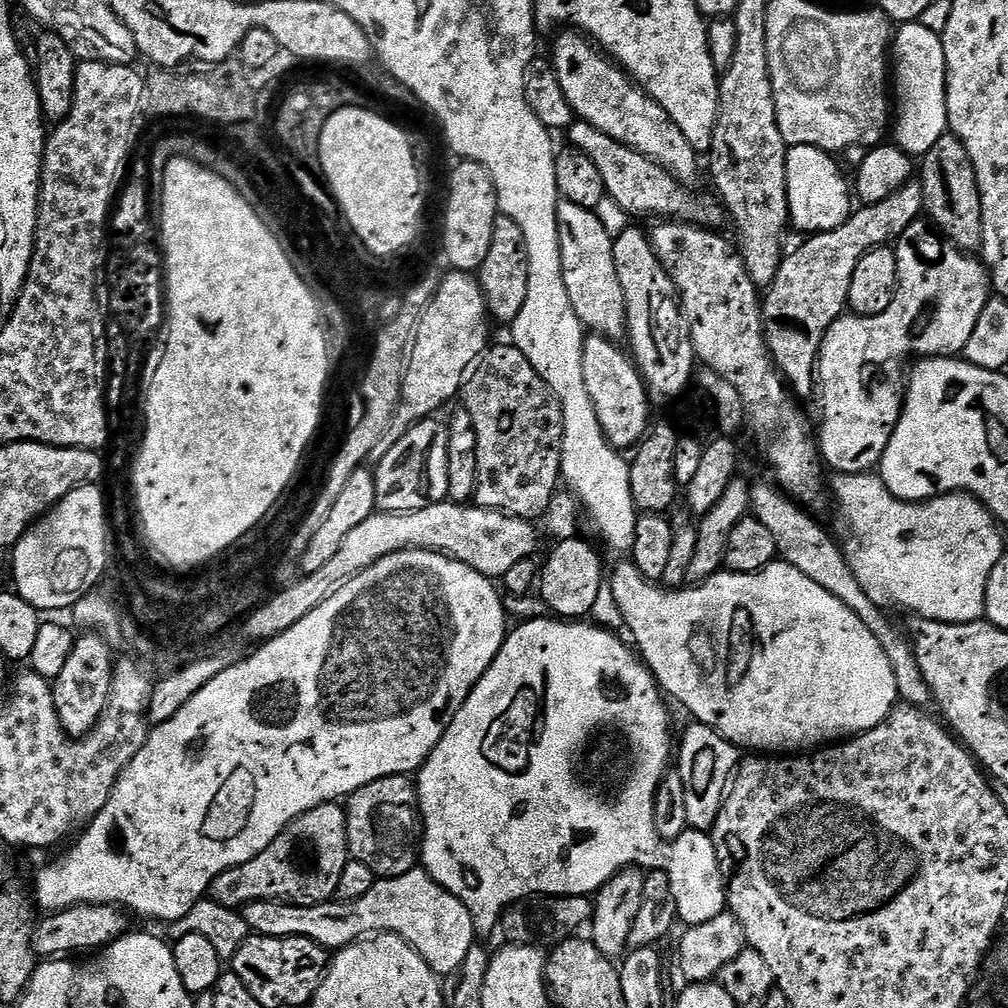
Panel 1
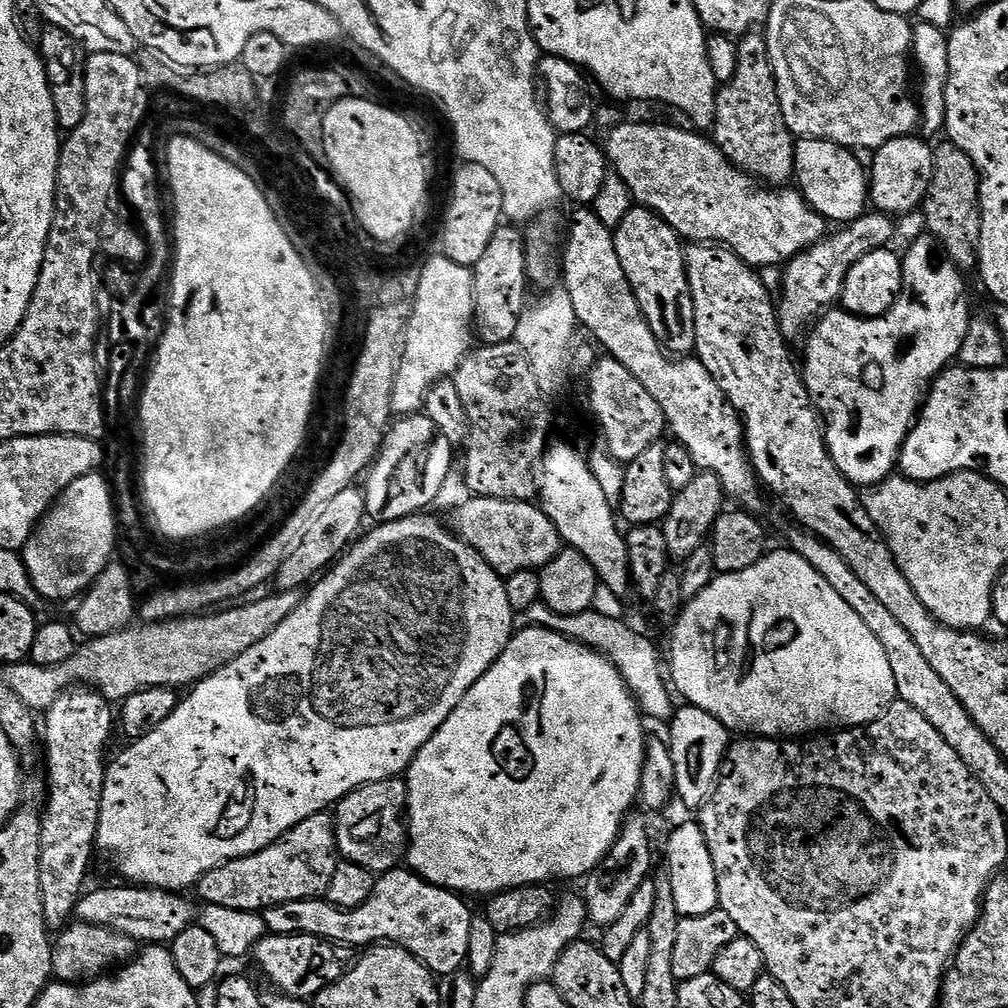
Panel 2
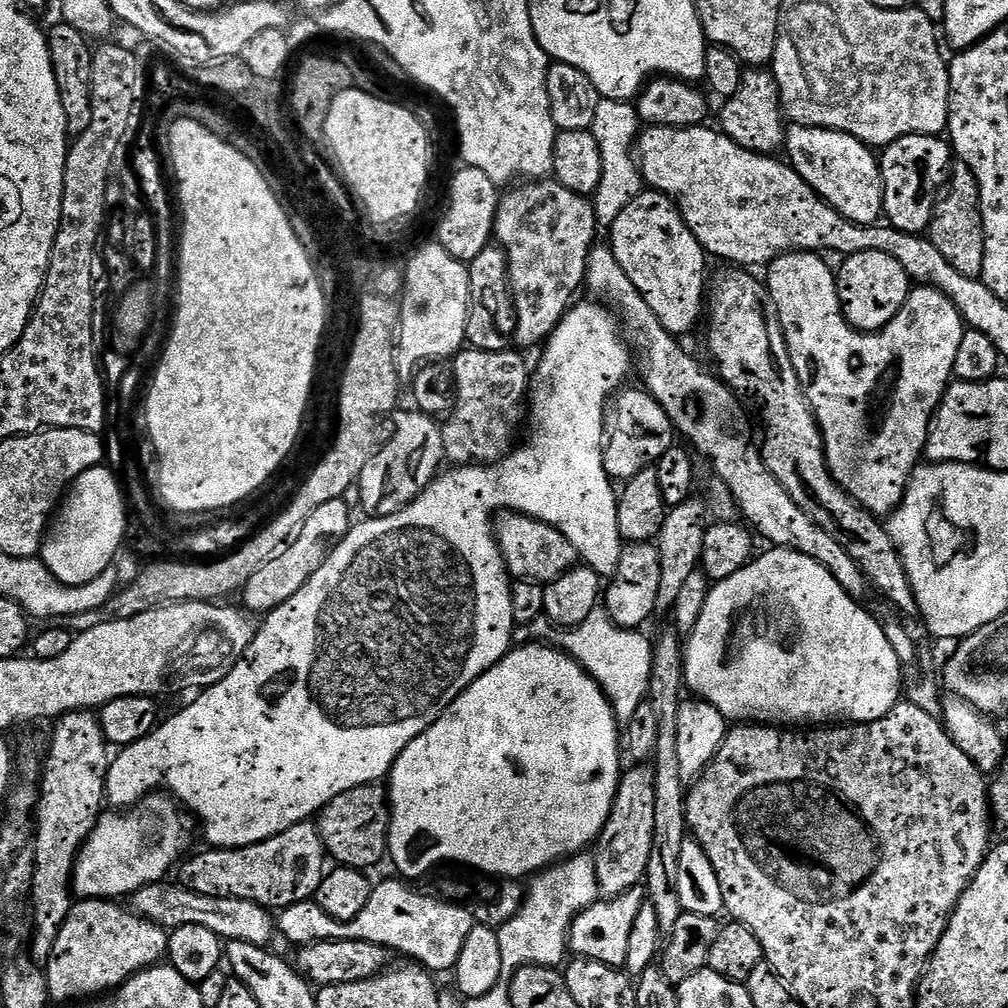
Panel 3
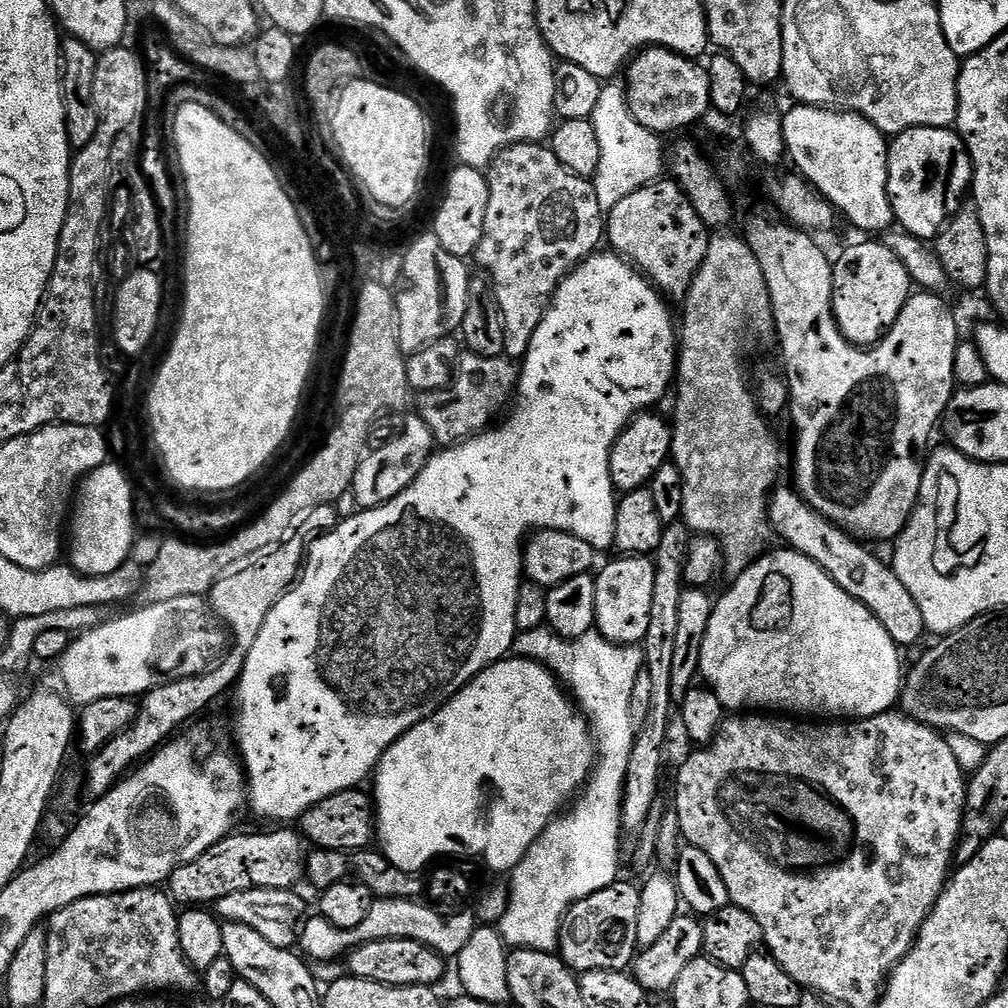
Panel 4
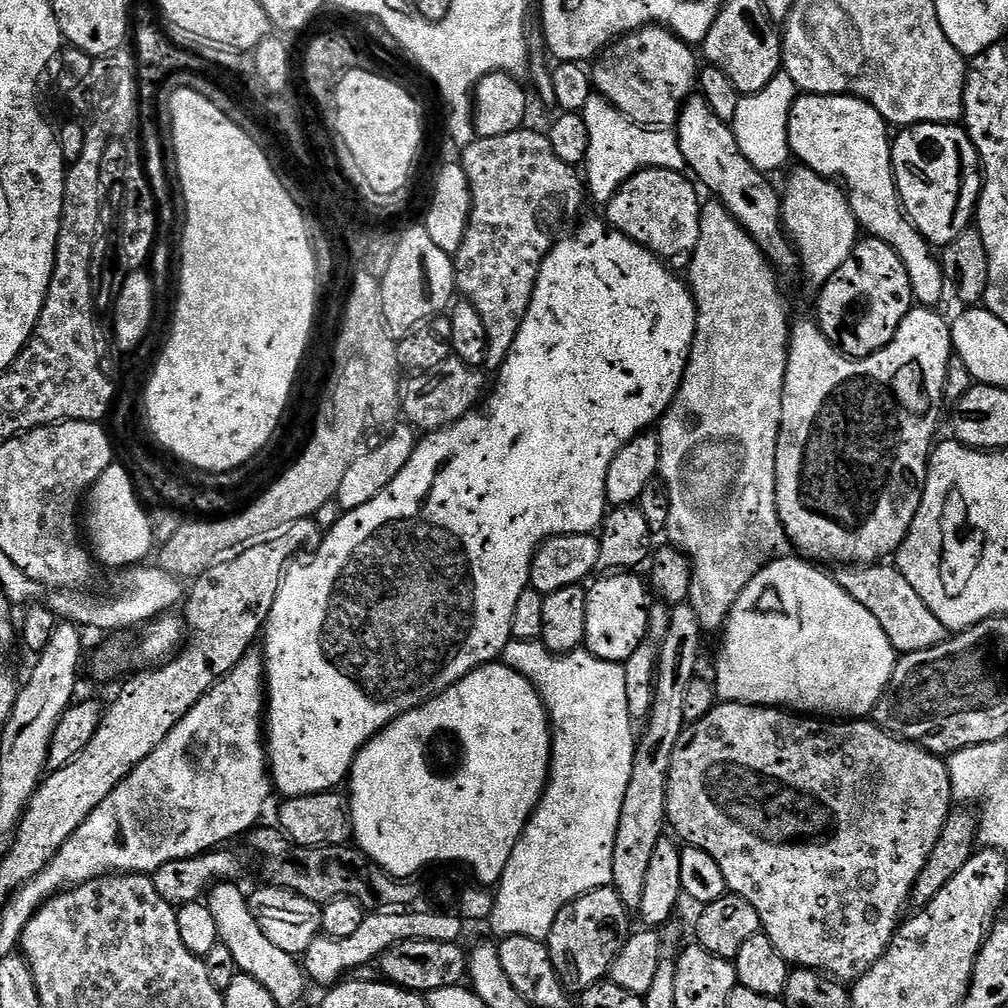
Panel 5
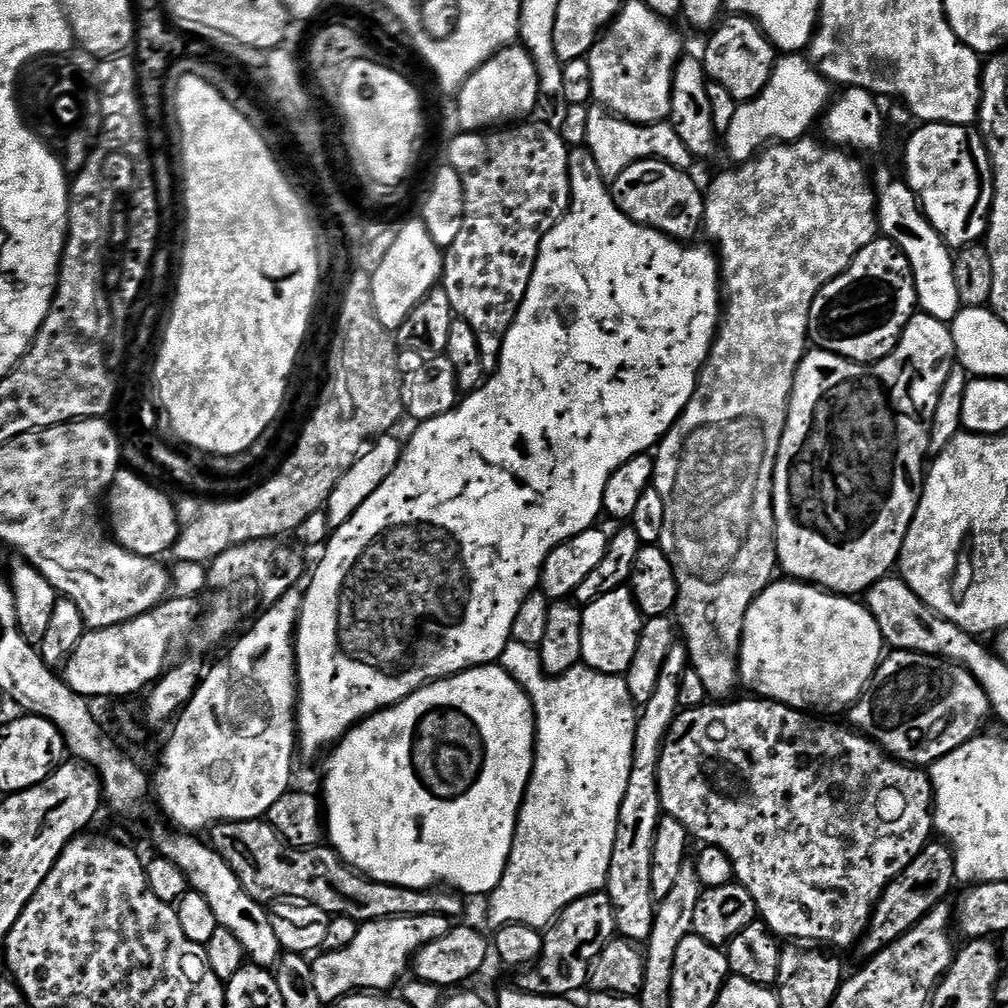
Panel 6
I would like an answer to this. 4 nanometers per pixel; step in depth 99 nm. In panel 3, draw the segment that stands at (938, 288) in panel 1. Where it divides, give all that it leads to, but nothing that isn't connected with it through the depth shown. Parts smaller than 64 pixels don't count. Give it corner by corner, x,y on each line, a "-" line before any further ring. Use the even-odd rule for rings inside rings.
803,250
784,252
781,256
775,256
766,268
766,272
768,272
766,287
776,307
778,322
784,331
784,341
788,347
790,362
798,374
800,385
804,387
804,391
808,394
808,405
812,408
813,414
816,415
816,423
820,425
820,435
824,439
824,458
828,463
828,473
867,512
871,512
877,518
887,518
892,515
894,509
900,507
908,480
912,477
914,469
921,463
922,453
927,449
928,427
932,425
932,415
935,414
940,400
944,397
944,393
948,391
948,385
953,379
954,354
958,354
958,345
962,343
962,334
966,325
964,319
958,314
954,302
950,298
946,298
946,294
942,294
933,288
916,286
909,291
904,308
898,310
896,317
881,332
859,332
858,329
848,325
848,319
845,318
844,311
840,308
840,299
836,293
836,272
823,259
825,259
823,255

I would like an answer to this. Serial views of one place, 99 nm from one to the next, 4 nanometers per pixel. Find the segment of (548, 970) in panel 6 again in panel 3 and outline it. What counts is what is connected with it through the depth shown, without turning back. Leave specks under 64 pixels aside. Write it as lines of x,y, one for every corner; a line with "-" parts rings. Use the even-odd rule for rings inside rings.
643,887
626,890
626,894
601,898
579,912
568,931
568,950
573,957
602,962
611,968
623,969
630,943
630,929
638,918
638,910
646,903

